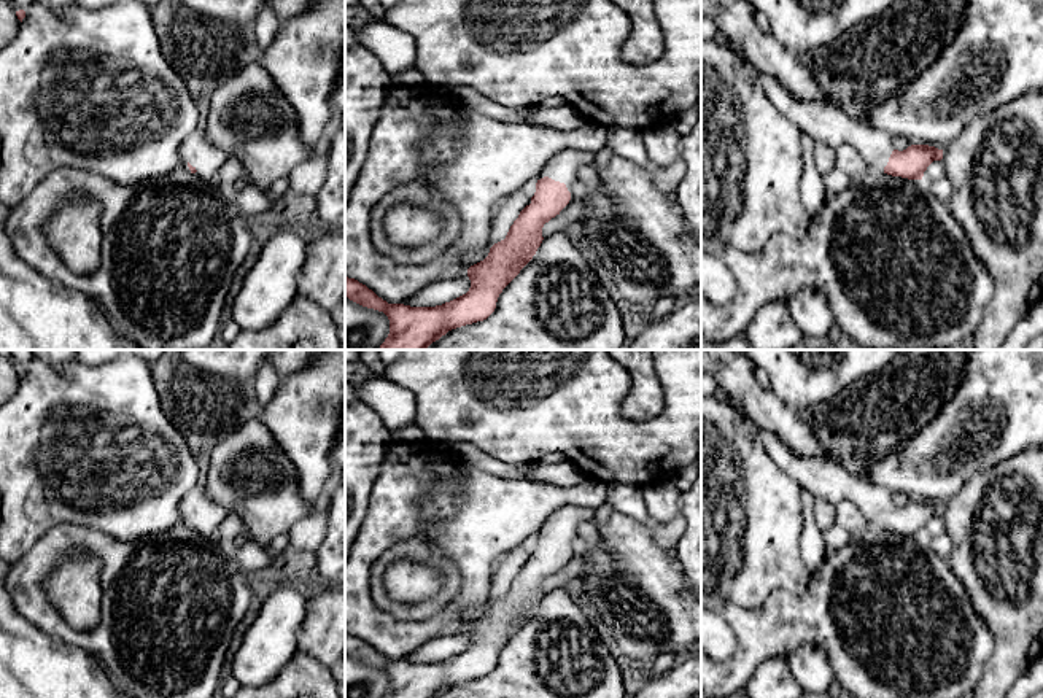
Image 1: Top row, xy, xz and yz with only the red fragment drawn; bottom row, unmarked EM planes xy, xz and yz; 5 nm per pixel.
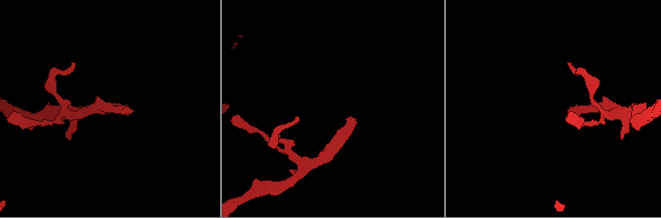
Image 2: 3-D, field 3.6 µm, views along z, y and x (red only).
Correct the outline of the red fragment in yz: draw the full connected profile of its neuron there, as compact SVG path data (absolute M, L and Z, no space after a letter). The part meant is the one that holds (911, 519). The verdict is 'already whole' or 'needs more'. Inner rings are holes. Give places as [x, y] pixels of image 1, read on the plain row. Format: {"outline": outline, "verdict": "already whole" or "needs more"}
{"outline": "M757 428L757 434L773 461L814 498L833 504L852 501L865 514L870 528L922 536L927 523L943 515L943 506L929 501L911 501L898 507L894 493L865 482L843 464L819 456L800 456L763 428Z", "verdict": "needs more"}

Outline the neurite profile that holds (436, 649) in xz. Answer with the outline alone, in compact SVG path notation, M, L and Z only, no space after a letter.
M466 630L452 636L432 638L401 660L410 663L436 663L466 650L469 644L471 636Z

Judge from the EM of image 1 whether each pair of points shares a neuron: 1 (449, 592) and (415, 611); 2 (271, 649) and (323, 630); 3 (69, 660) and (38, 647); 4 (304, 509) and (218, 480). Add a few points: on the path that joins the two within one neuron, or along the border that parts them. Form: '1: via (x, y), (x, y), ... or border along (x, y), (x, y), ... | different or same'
1: via (441, 600), (423, 609) | same
2: border along (307, 603), (296, 649) | different
3: via (61, 660), (51, 660), (46, 655) | same
4: via (283, 504), (274, 504), (255, 485), (239, 485) | same

